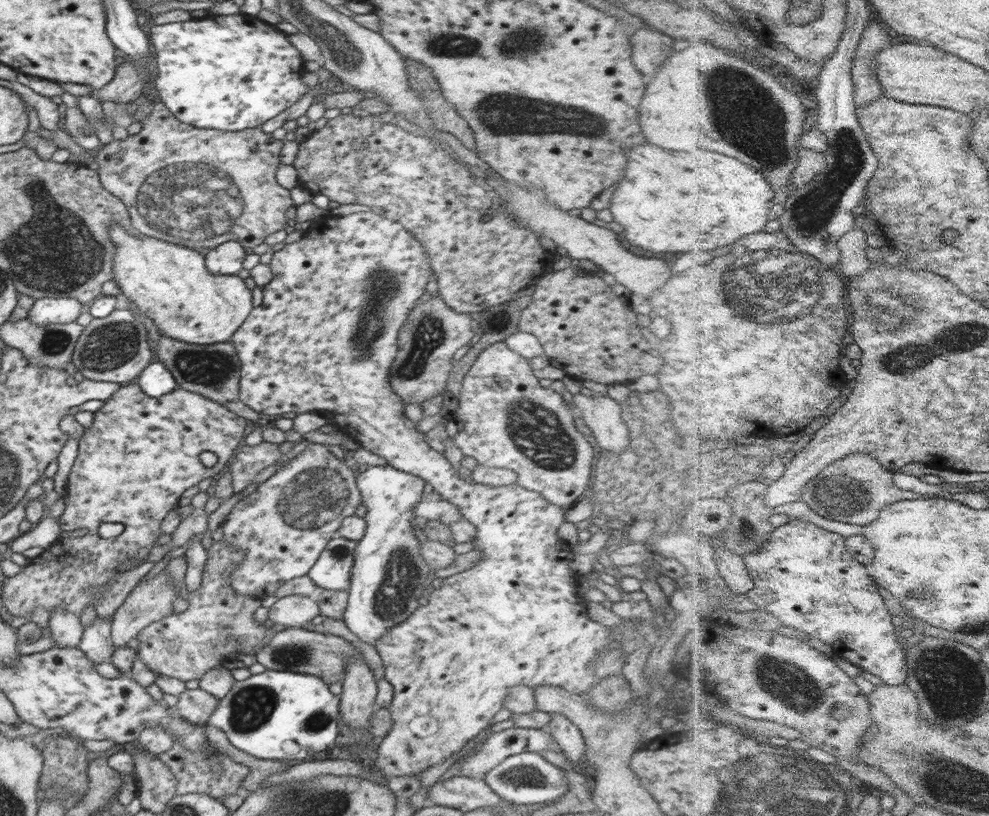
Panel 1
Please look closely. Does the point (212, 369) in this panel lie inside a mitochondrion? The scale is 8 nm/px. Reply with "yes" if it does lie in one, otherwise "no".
yes

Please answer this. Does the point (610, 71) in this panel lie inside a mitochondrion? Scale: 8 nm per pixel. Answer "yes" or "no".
no

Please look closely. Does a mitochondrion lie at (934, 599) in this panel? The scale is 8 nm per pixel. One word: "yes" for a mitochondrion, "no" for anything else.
yes

